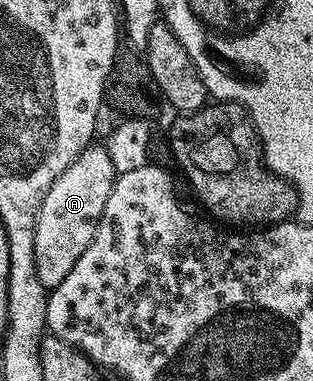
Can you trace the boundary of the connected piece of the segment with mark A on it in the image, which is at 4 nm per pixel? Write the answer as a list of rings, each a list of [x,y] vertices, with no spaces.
[[[92,145],[81,152],[57,181],[53,181],[49,193],[45,193],[45,201],[41,201],[37,233],[33,233],[33,257],[37,257],[37,277],[41,277],[41,285],[48,289],[61,285],[73,265],[77,265],[81,253],[89,249],[116,178],[117,172],[106,146]]]

